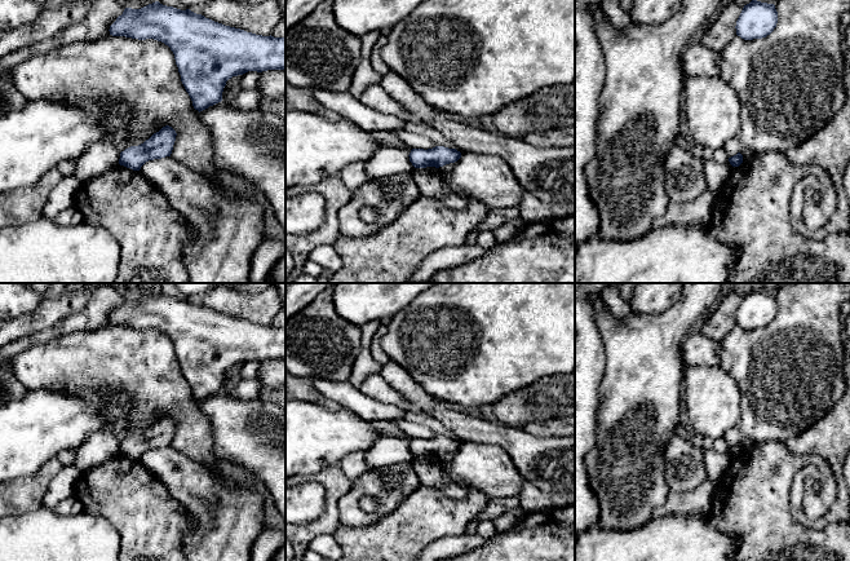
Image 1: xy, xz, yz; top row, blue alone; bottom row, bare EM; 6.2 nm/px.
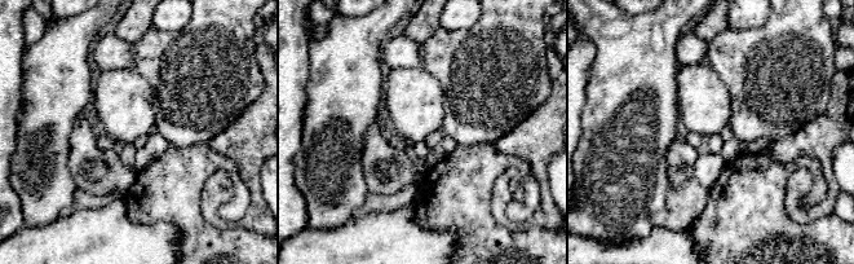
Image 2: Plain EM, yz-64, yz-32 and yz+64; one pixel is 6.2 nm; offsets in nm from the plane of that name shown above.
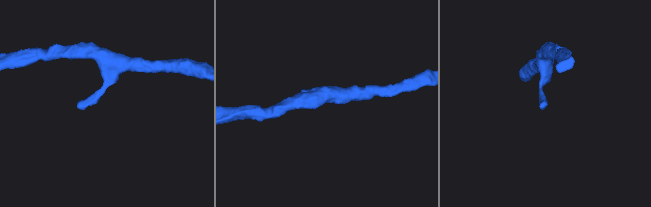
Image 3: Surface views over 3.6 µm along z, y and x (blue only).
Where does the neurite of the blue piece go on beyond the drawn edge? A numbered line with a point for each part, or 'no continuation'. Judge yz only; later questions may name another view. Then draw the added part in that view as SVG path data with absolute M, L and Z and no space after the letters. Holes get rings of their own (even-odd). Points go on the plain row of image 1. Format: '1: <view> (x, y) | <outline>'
no continuation

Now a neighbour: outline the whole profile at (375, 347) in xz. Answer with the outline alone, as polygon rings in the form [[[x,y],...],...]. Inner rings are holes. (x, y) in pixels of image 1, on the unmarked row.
[[[378,324],[369,344],[369,352],[372,357],[381,365],[385,365],[390,361],[389,355],[381,348],[381,339],[384,337],[385,332],[386,332],[386,326]]]

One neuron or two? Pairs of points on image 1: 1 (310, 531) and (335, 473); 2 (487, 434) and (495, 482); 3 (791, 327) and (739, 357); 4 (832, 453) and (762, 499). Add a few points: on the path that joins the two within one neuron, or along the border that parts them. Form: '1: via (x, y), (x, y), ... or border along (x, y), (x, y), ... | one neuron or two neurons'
1: via (326, 518), (331, 513), (335, 489) | one neuron
2: border along (461, 442), (499, 445), (513, 463) | two neurons
3: via (778, 340), (766, 352), (752, 352) | one neuron
4: border along (795, 454), (817, 454), (824, 458), (836, 486) | two neurons

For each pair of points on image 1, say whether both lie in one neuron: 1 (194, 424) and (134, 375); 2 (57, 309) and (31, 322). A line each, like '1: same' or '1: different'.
1: same
2: same

